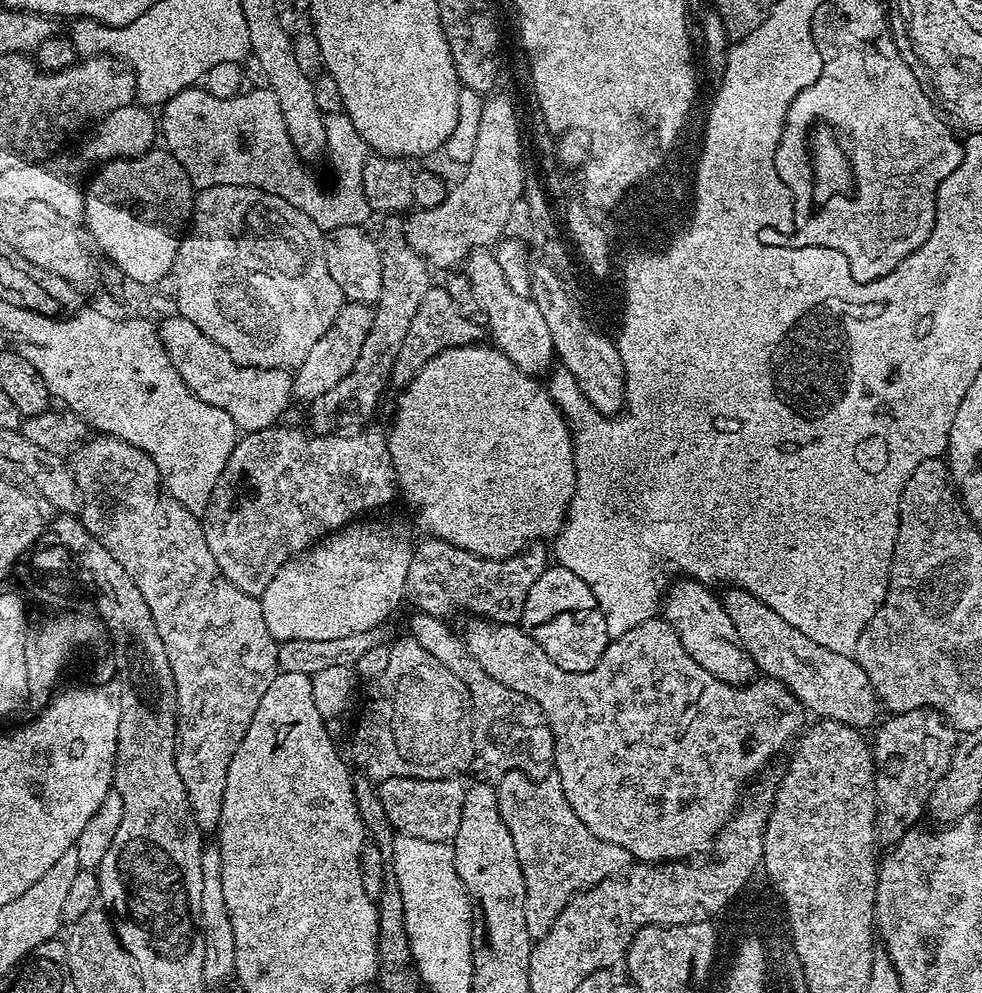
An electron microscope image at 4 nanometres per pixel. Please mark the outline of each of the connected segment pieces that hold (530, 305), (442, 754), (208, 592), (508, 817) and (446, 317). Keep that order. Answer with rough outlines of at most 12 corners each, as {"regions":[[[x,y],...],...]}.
{"regions":[[[495,251],[462,270],[491,343],[523,372],[547,373],[556,351],[546,318],[514,294]],[[411,634],[367,685],[352,756],[373,782],[474,760],[466,686]],[[138,446],[70,453],[78,515],[138,586],[201,833],[280,671],[259,599]],[[508,770],[498,810],[533,942],[632,855],[574,814],[559,779]],[[429,286],[392,367],[407,388],[422,366],[486,332],[443,286]]]}

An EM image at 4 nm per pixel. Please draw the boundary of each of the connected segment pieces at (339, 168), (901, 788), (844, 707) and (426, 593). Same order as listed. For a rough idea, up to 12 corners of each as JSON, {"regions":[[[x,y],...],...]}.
{"regions":[[[266,86],[203,87],[161,107],[165,149],[193,189],[244,185],[328,233],[367,225],[370,149],[329,115],[327,192]],[[932,708],[881,719],[876,839],[897,844],[946,774],[958,733]],[[745,588],[722,596],[767,679],[861,730],[876,692],[855,655],[806,638]],[[439,538],[412,549],[413,609],[516,624],[549,567],[543,543],[487,560]]]}

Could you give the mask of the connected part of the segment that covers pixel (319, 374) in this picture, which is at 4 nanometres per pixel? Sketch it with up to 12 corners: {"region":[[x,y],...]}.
{"region":[[345,303],[295,369],[297,401],[350,374],[373,309]]}

